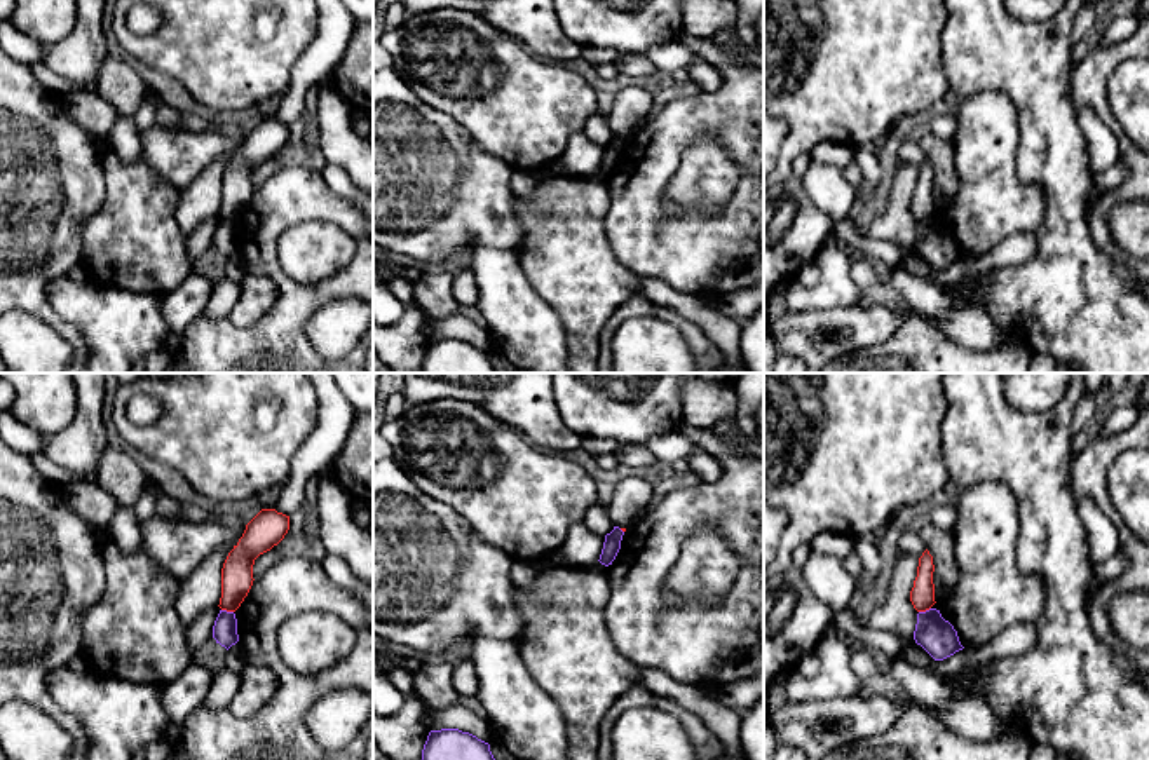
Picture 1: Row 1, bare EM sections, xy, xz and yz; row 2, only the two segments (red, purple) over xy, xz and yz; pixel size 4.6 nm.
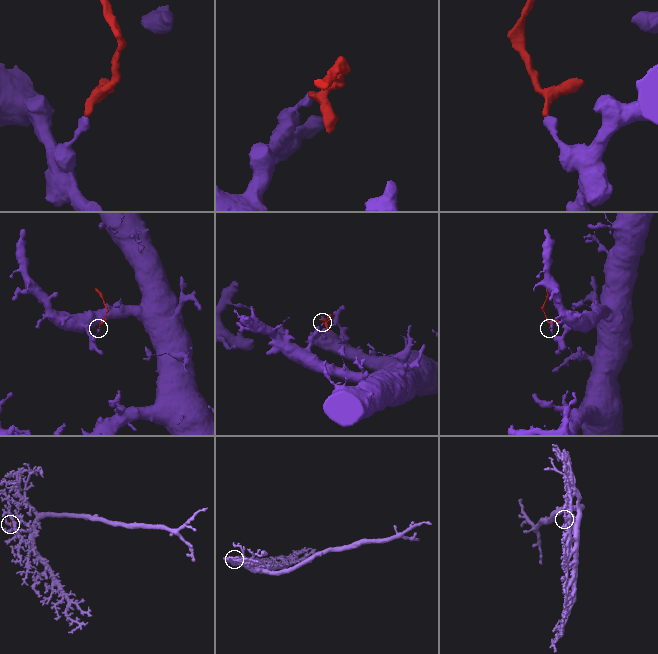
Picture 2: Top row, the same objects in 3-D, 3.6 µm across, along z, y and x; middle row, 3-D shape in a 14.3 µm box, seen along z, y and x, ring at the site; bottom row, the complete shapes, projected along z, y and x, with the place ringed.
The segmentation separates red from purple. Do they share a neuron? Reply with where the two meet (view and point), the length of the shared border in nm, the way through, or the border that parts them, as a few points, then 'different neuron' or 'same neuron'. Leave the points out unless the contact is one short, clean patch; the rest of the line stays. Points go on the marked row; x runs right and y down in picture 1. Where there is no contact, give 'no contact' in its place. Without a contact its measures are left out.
meets red in xy at (227, 610); contact 60 nm long; border along xy (222, 609), (232, 612); different neuron

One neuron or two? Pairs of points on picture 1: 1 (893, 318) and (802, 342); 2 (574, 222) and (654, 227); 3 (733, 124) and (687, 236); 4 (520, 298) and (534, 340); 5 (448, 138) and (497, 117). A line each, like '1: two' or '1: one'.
1: one
2: two
3: one
4: one
5: two

